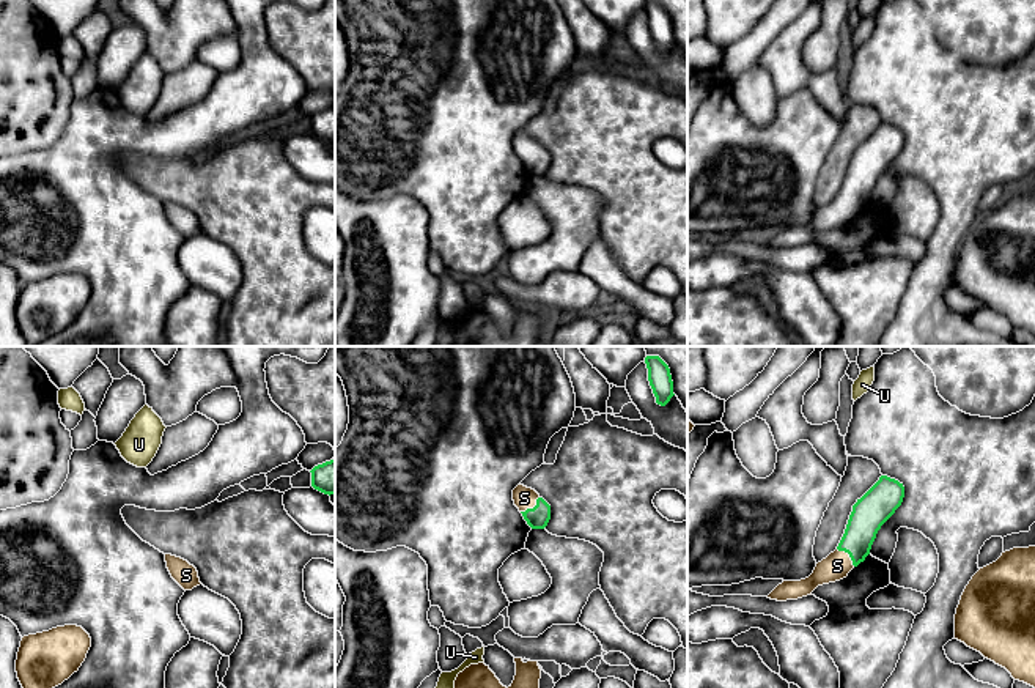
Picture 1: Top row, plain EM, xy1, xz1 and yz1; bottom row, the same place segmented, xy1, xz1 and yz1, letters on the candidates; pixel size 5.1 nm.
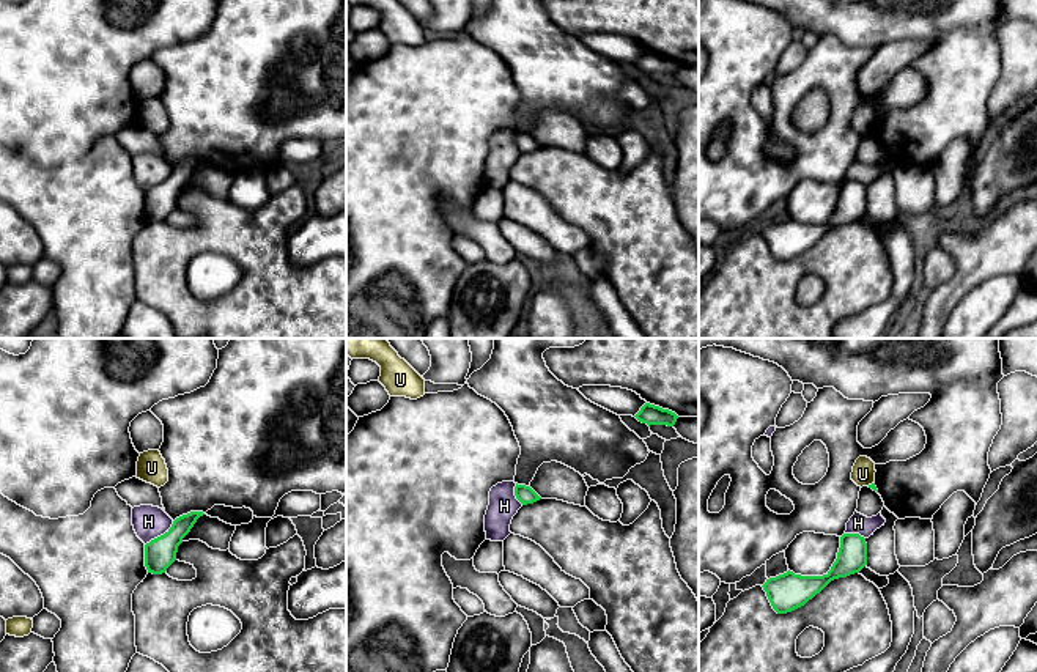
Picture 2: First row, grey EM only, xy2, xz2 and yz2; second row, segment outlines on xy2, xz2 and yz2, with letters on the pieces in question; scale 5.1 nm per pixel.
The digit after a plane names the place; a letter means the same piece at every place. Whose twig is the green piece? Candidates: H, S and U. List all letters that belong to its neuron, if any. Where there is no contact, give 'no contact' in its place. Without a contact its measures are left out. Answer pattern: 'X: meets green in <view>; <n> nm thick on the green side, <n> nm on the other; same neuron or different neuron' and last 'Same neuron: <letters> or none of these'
H: meets green in xy2; 160 nm thick on the green side, 170 nm on the other; different neuron
S: meets green in yz1; 180 nm thick on the green side, 140 nm on the other; same neuron
U: meets green in yz2; 20 nm thick on the green side, 120 nm on the other; different neuron
Same neuron: S

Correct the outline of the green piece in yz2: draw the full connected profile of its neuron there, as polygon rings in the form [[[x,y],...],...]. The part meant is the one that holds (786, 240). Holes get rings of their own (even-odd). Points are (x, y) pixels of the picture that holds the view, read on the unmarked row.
[[[843,181],[837,206],[823,223],[801,223],[787,219],[762,233],[777,261],[792,260],[820,241],[831,228],[859,220],[867,212],[867,190],[859,181]]]

